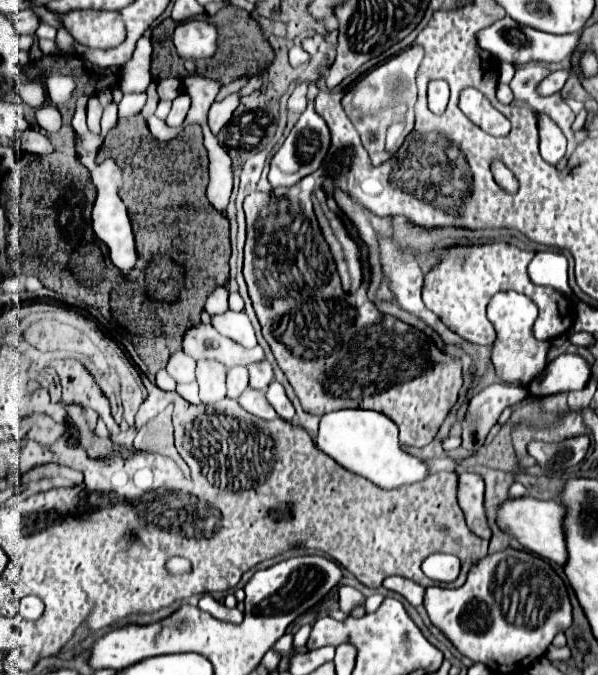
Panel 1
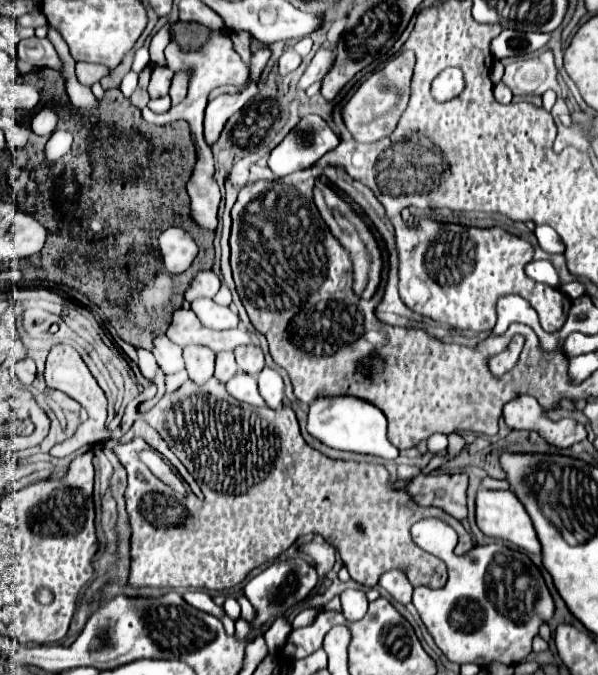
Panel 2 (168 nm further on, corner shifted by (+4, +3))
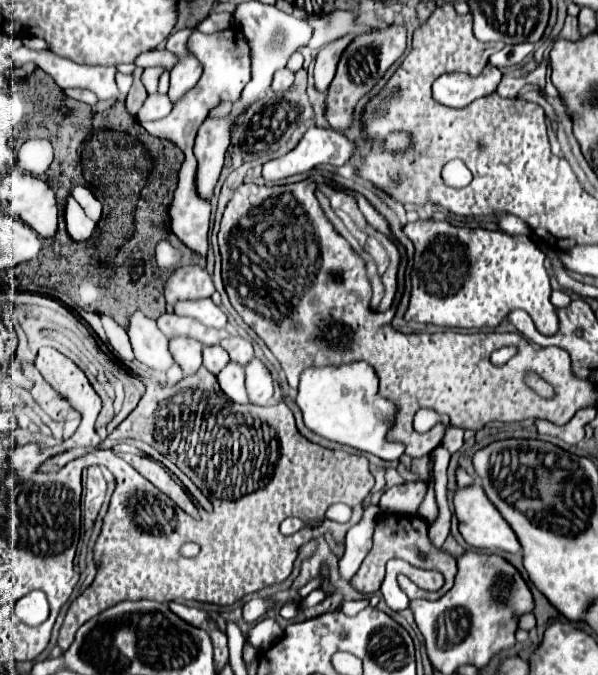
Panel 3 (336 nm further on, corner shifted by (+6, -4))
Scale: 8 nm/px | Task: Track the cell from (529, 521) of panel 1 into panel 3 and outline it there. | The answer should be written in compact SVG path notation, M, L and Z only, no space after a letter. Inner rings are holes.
M473 482L467 488L459 488L453 496L453 506L455 506L457 522L459 522L459 532L469 546L481 548L481 550L503 550L503 552L511 552L511 554L521 552L517 536L511 532L511 526L503 520L503 516L499 516L499 512L487 500L481 484Z

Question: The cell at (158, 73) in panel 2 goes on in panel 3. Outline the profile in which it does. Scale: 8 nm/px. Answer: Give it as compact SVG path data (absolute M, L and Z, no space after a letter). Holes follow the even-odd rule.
M159 66L159 68L145 68L145 70L143 70L141 82L143 82L143 86L147 88L147 94L155 94L155 92L157 92L159 76L161 76L165 70L167 70L167 68L163 68L163 66Z

